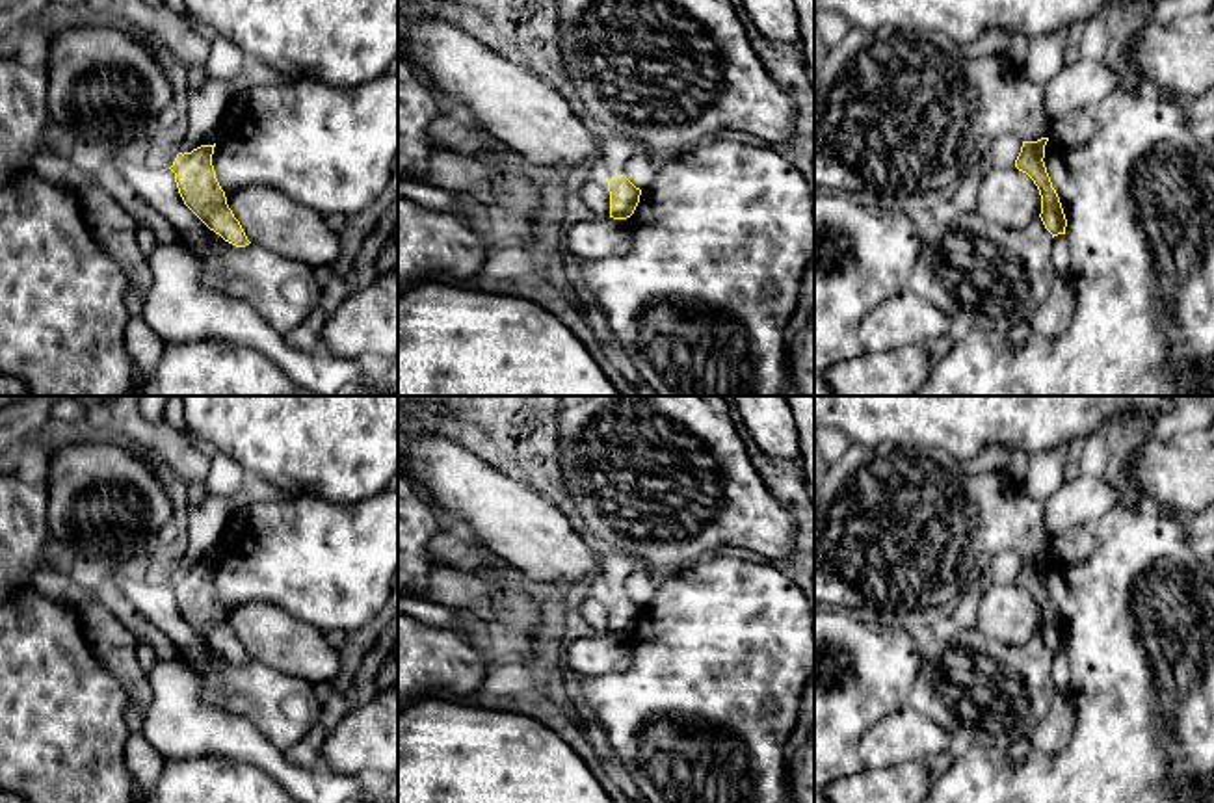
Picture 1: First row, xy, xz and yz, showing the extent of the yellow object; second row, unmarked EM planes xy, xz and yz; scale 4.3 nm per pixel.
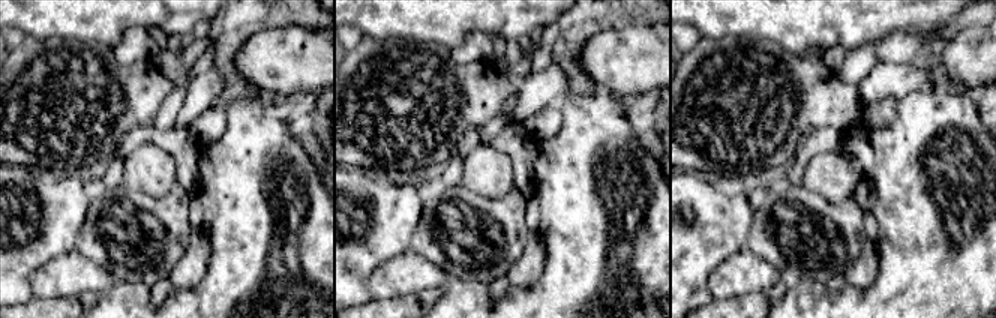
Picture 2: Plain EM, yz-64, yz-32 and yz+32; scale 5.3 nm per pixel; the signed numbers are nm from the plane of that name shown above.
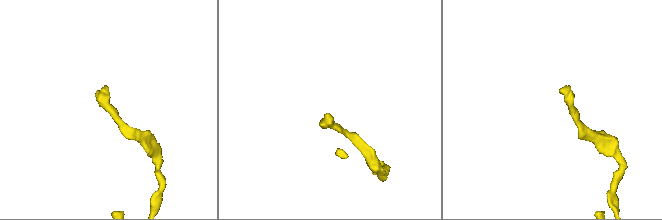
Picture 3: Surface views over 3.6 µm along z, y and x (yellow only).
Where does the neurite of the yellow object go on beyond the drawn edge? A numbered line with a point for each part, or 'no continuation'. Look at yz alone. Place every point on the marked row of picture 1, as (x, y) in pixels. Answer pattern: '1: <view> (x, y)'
no continuation

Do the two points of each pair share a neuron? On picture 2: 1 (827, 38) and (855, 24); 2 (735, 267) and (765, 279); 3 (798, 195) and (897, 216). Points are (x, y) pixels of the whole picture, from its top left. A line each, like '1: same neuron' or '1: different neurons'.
1: same neuron
2: same neuron
3: different neurons

